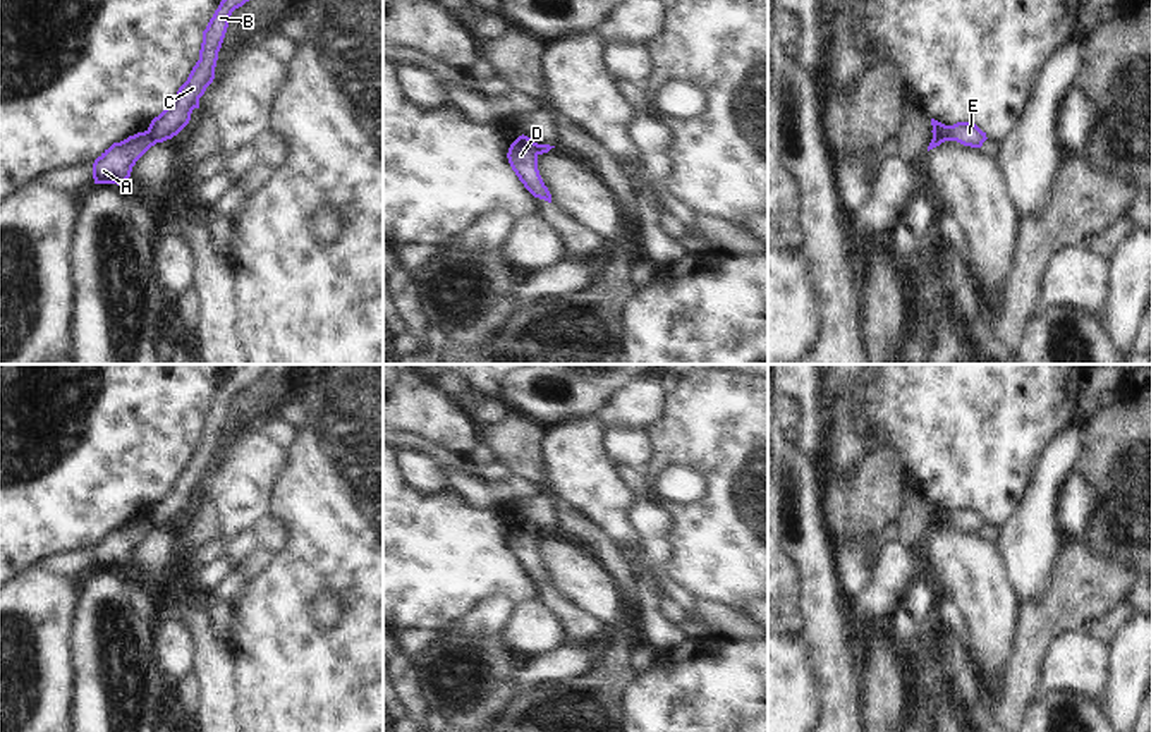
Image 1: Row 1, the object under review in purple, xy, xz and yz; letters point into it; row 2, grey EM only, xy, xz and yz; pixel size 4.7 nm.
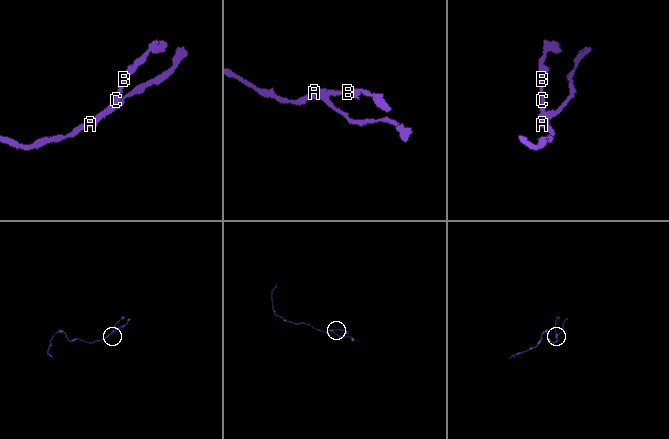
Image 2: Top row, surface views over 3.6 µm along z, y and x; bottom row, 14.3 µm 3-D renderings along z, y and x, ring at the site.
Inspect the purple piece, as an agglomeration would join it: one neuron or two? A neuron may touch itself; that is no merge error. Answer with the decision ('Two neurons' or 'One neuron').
Two neurons

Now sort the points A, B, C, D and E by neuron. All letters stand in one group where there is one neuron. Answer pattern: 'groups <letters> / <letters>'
groups A D E / B C

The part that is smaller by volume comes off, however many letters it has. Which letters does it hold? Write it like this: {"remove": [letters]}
{"remove": ["B", "C"]}

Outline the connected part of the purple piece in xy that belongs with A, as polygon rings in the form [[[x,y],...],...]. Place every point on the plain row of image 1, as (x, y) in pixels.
[[[146,515],[113,528],[93,548],[94,569],[122,570],[131,562],[136,546],[155,529],[156,526]]]

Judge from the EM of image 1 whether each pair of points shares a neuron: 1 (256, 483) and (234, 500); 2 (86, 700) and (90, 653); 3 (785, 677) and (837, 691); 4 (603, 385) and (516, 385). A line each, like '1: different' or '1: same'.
1: same
2: same
3: different
4: same

